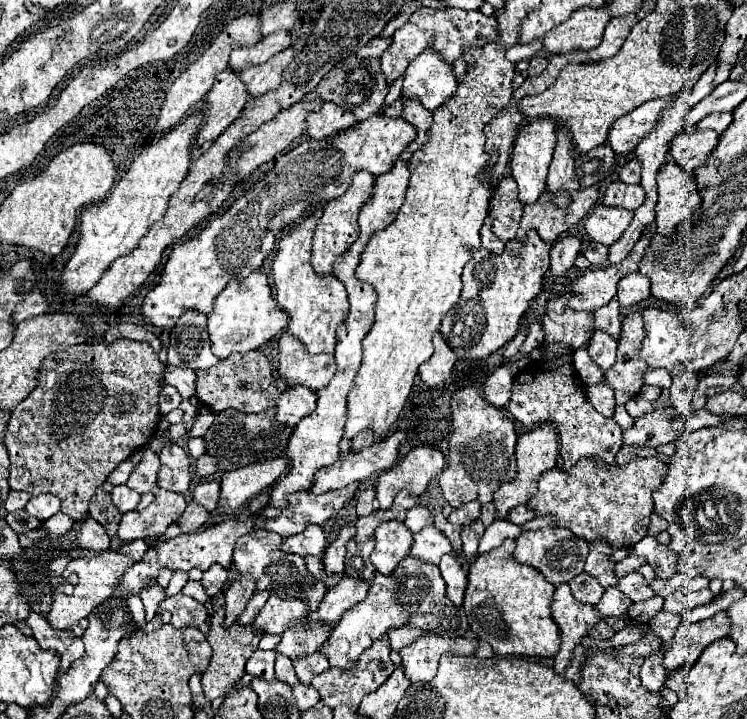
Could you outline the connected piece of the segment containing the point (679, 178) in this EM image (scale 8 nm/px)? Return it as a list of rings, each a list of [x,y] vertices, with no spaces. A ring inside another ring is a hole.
[[[667,161],[659,175],[657,175],[657,187],[659,187],[659,201],[657,201],[657,219],[655,229],[659,235],[669,235],[679,223],[683,223],[691,211],[695,211],[701,203],[701,197],[697,193],[697,185],[691,173],[681,171],[677,163]]]

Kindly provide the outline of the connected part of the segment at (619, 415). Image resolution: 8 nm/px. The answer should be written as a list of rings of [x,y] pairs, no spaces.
[[[617,405],[617,409],[615,409],[615,417],[613,417],[623,429],[625,427],[633,427],[633,423],[635,423],[635,419],[625,411],[625,407],[621,407],[621,405]]]

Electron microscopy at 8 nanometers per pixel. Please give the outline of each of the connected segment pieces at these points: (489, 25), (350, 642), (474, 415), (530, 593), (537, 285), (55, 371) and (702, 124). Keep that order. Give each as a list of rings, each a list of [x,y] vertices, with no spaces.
[[[417,9],[411,19],[393,33],[393,43],[389,49],[381,55],[381,71],[387,77],[387,83],[393,83],[397,77],[401,77],[407,69],[407,65],[423,53],[427,47],[433,47],[441,53],[447,63],[453,63],[455,59],[463,57],[465,47],[481,47],[483,43],[497,39],[497,23],[493,17],[485,17],[481,11],[463,11],[463,9]]]
[[[407,557],[399,563],[395,573],[375,575],[367,599],[343,613],[341,621],[333,627],[327,643],[321,647],[321,653],[327,655],[331,667],[349,669],[375,639],[383,637],[393,627],[409,623],[411,615],[427,613],[443,597],[445,597],[445,581],[439,573],[439,567],[429,561]]]
[[[475,387],[455,391],[451,399],[451,415],[453,435],[445,455],[447,465],[439,475],[439,487],[451,507],[459,507],[469,501],[485,505],[493,499],[497,487],[515,479],[515,423],[503,409],[489,405]]]
[[[507,539],[501,547],[477,555],[469,565],[469,585],[463,603],[469,627],[481,641],[493,647],[497,657],[553,657],[561,643],[549,609],[555,587],[537,569],[517,563],[513,549],[515,541]]]
[[[529,229],[525,241],[507,241],[505,251],[501,255],[495,255],[487,249],[475,251],[473,259],[463,269],[463,291],[457,301],[457,305],[445,315],[441,321],[441,333],[451,347],[451,351],[461,359],[485,359],[499,347],[503,347],[507,341],[511,341],[519,331],[519,321],[525,315],[529,303],[543,291],[543,279],[549,271],[549,243],[541,241],[537,231]]]
[[[117,339],[113,343],[83,343],[67,347],[51,355],[41,373],[39,385],[23,399],[9,419],[5,433],[5,445],[11,457],[9,485],[15,491],[27,491],[31,495],[53,493],[61,501],[61,513],[75,521],[87,517],[87,507],[97,487],[105,483],[107,475],[135,449],[149,445],[159,421],[159,393],[165,365],[149,343],[131,339]]]
[[[713,113],[699,121],[697,129],[715,129],[717,133],[723,133],[731,125],[731,113]]]

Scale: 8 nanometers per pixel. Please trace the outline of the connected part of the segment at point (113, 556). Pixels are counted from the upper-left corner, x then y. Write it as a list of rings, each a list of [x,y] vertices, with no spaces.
[[[105,551],[105,553],[99,553],[99,555],[91,555],[91,557],[85,557],[85,559],[71,559],[65,567],[65,573],[63,573],[63,579],[67,579],[73,571],[77,571],[79,575],[79,585],[75,585],[75,591],[73,595],[65,597],[63,593],[55,593],[55,601],[53,601],[53,607],[49,611],[49,625],[53,629],[71,629],[73,623],[85,619],[97,605],[101,605],[105,599],[109,599],[109,595],[115,591],[115,583],[117,579],[121,577],[121,573],[131,567],[135,561],[127,555],[121,555],[117,551]]]

